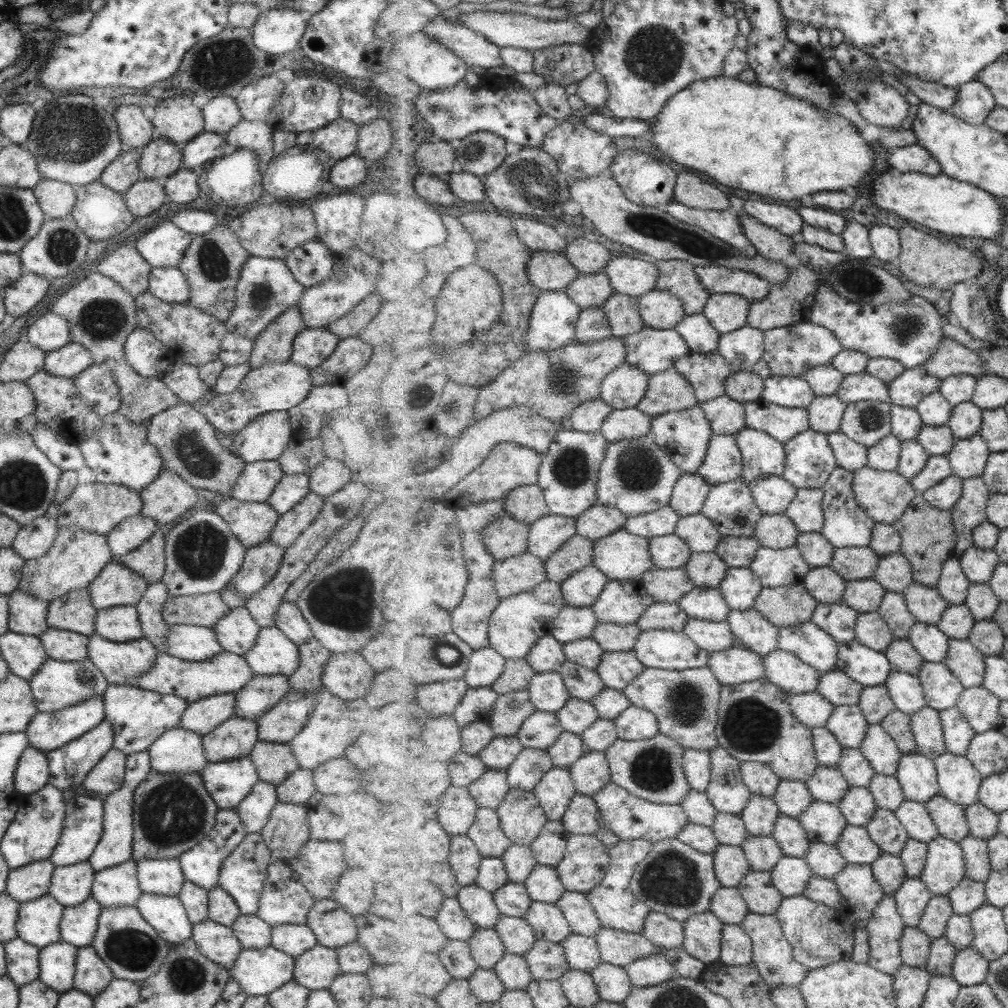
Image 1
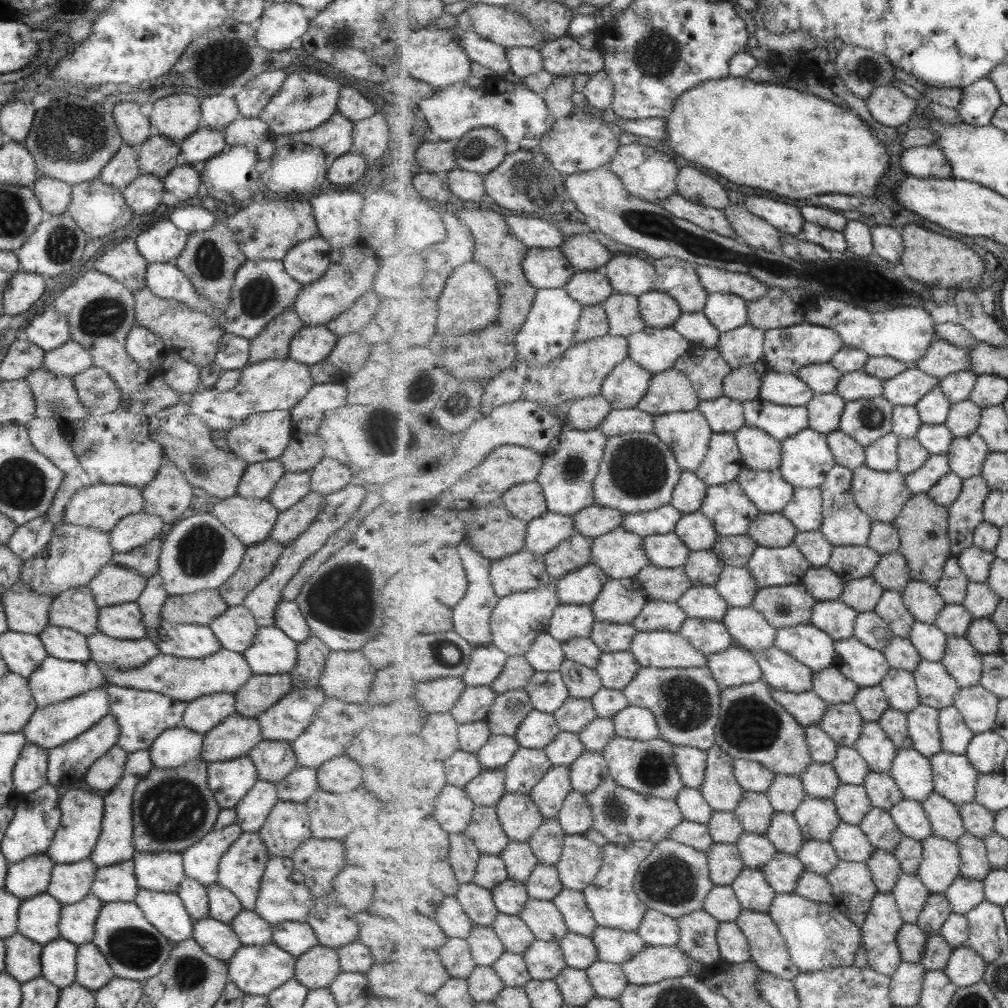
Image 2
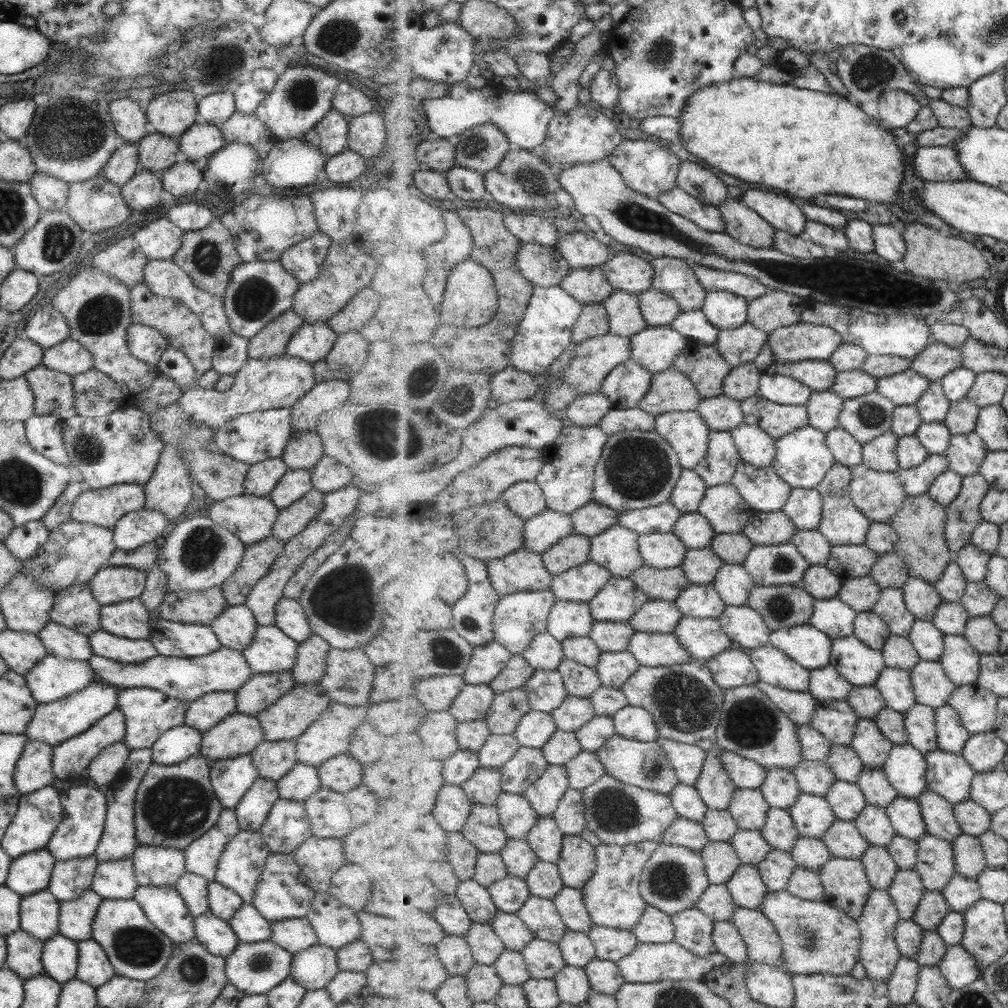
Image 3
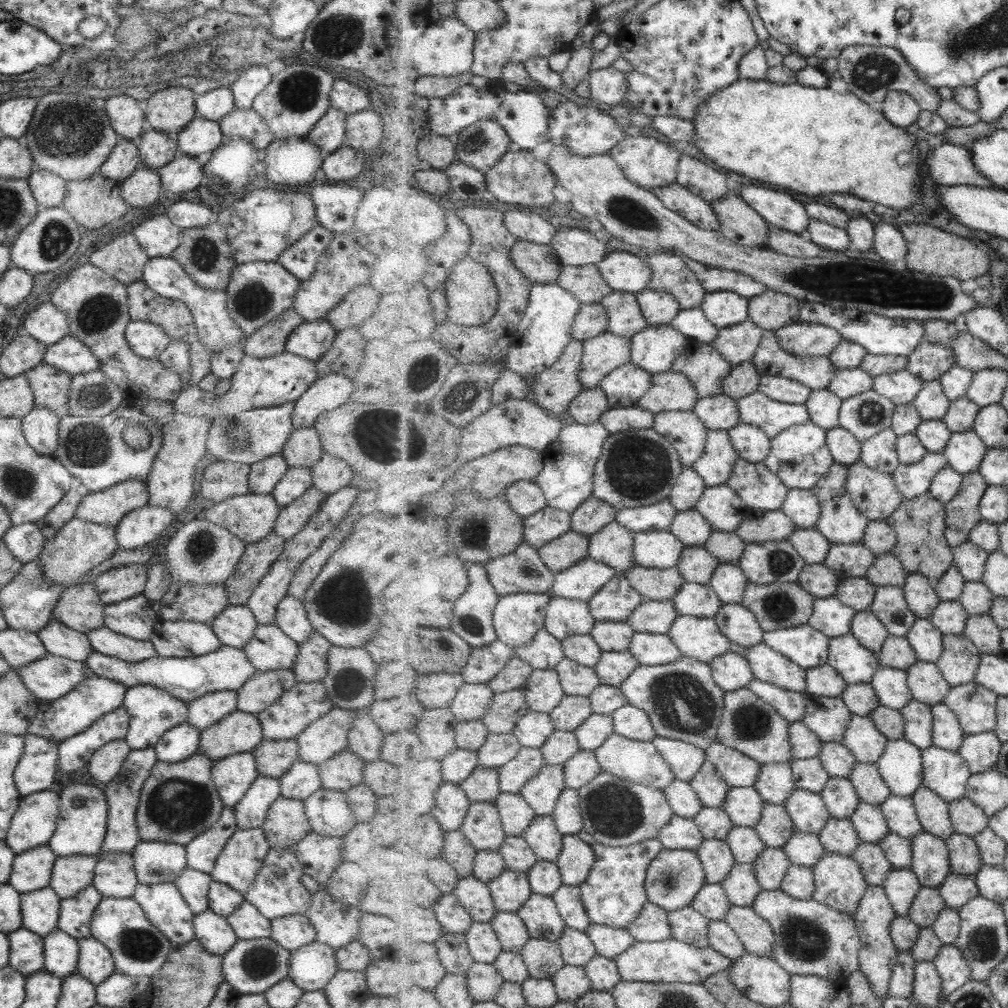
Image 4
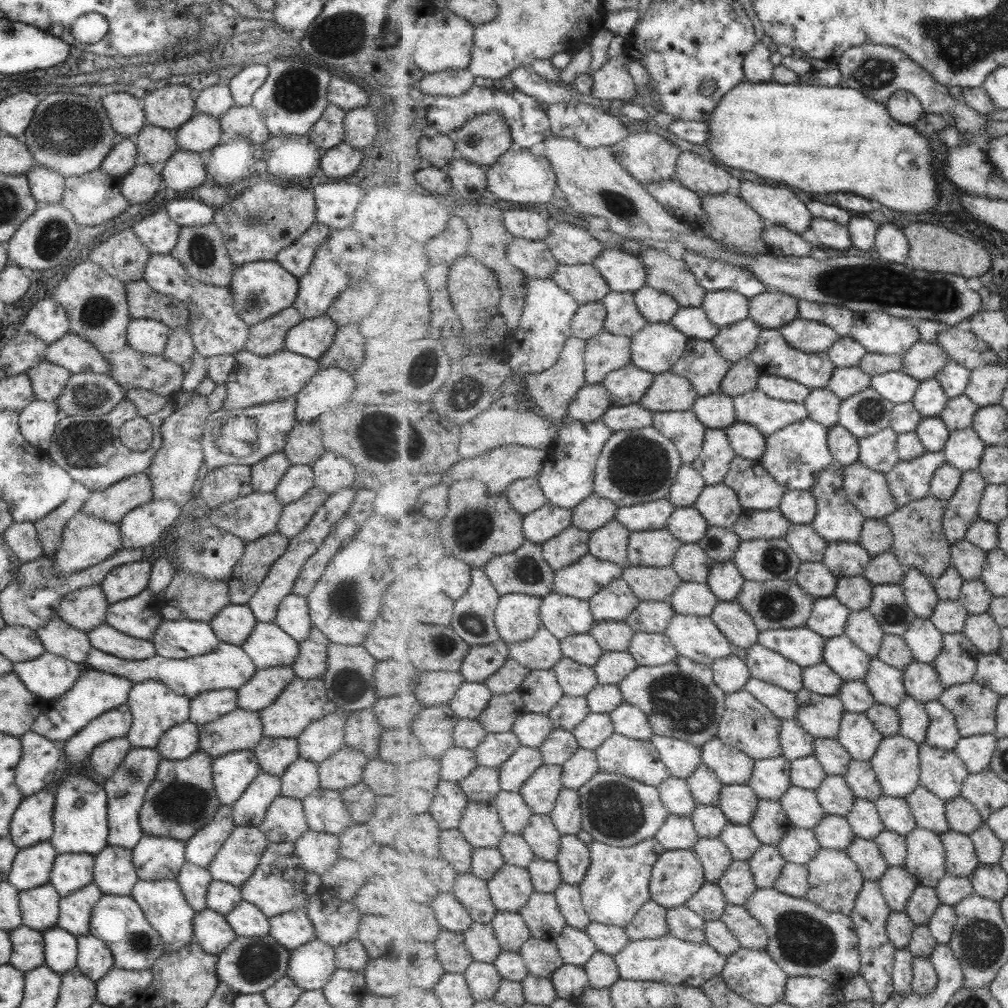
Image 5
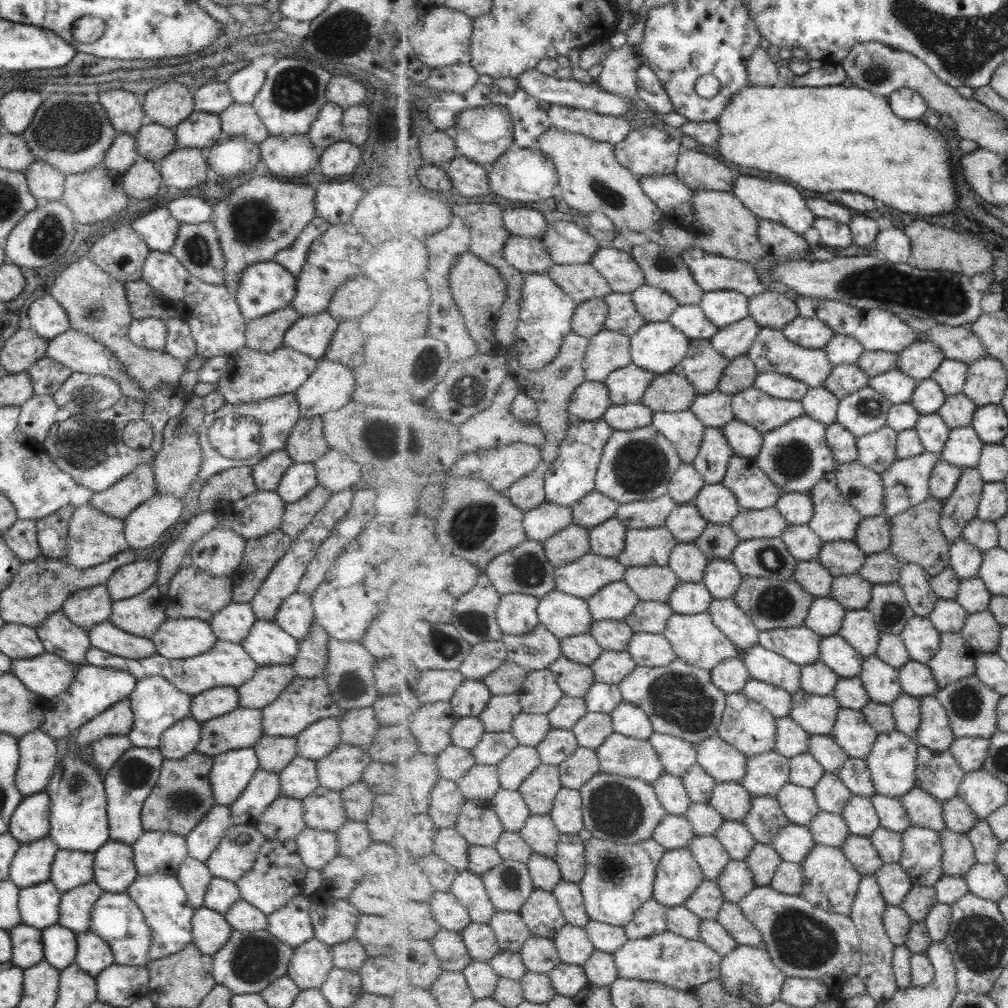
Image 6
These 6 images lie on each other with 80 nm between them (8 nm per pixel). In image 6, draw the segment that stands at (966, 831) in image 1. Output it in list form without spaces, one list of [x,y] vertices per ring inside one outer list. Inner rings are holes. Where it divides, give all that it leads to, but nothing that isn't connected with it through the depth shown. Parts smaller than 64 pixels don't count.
[[[912,788],[900,797],[912,824],[918,827],[944,831],[948,825],[944,819],[944,804],[924,788]]]

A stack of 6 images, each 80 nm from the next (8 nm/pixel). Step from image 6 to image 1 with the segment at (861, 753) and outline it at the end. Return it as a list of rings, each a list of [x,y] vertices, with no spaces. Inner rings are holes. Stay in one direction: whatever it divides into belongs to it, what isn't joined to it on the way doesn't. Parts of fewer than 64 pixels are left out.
[[[871,723],[868,726],[868,735],[859,750],[870,760],[876,774],[885,776],[896,776],[904,755],[896,740],[880,724]]]

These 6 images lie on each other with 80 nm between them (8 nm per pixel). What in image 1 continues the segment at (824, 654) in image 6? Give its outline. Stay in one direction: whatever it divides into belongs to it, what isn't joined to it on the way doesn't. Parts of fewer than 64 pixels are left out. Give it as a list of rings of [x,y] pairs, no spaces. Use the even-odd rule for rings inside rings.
[[[857,639],[852,642],[838,643],[838,669],[848,673],[853,680],[865,687],[885,685],[892,674],[893,666],[884,652],[869,648]]]

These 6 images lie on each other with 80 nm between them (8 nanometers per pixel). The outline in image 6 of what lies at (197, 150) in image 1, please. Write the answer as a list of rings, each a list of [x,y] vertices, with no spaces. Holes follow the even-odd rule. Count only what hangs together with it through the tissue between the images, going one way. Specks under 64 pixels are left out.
[[[193,111],[185,120],[176,124],[174,137],[177,149],[201,149],[213,146],[224,136],[220,130],[218,115]]]

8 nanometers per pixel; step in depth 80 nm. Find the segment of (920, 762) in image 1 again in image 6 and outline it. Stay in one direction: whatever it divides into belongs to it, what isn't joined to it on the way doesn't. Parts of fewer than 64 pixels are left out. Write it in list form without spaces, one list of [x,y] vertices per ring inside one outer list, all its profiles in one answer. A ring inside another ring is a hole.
[[[897,728],[891,732],[878,733],[873,750],[866,758],[877,793],[900,798],[916,787],[918,751],[919,742]]]

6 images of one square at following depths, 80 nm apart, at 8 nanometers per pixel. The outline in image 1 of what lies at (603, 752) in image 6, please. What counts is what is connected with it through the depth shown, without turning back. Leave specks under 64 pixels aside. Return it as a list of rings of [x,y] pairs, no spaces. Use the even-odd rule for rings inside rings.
[[[660,733],[647,740],[620,738],[605,753],[612,770],[612,782],[645,800],[681,805],[692,790],[684,769],[685,751],[678,740]]]

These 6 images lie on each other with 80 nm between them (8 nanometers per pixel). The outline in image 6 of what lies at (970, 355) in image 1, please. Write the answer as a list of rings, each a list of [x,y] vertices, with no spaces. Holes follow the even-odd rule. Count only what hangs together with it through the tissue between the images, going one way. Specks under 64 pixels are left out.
[[[916,340],[900,353],[899,369],[920,382],[932,378],[945,359],[940,346],[931,341]]]

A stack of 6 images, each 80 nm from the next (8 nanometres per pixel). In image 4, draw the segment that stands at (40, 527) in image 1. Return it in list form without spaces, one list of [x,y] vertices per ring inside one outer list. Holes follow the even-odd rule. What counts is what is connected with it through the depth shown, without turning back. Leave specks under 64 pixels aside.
[[[35,523],[12,525],[1,540],[11,556],[21,564],[35,560],[44,545],[43,535]]]

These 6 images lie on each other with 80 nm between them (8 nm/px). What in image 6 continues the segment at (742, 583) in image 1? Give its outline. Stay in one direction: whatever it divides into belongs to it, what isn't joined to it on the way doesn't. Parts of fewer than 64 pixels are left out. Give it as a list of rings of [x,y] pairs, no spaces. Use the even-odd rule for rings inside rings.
[[[715,559],[709,562],[705,570],[703,584],[715,599],[728,599],[733,598],[743,579],[744,576],[732,560]]]

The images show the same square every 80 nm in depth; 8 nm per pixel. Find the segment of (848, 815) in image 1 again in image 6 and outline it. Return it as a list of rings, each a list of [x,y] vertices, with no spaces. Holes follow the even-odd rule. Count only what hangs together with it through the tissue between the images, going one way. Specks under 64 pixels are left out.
[[[825,772],[814,788],[820,810],[841,815],[852,798],[852,790],[847,788],[838,774]]]

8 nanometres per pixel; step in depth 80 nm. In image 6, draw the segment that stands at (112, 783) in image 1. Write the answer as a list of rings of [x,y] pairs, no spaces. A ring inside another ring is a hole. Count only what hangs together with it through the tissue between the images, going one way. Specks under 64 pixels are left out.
[[[127,735],[104,736],[90,744],[93,766],[101,774],[105,774],[117,759],[128,749],[131,742]]]

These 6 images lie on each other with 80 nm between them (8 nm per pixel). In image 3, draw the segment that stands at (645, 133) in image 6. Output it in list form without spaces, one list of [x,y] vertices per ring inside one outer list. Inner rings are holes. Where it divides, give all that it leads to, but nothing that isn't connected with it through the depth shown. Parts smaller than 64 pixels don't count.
[[[624,139],[624,142],[609,156],[610,163],[622,174],[625,182],[635,192],[657,199],[662,192],[677,187],[682,160],[670,149],[659,145],[651,139]]]

